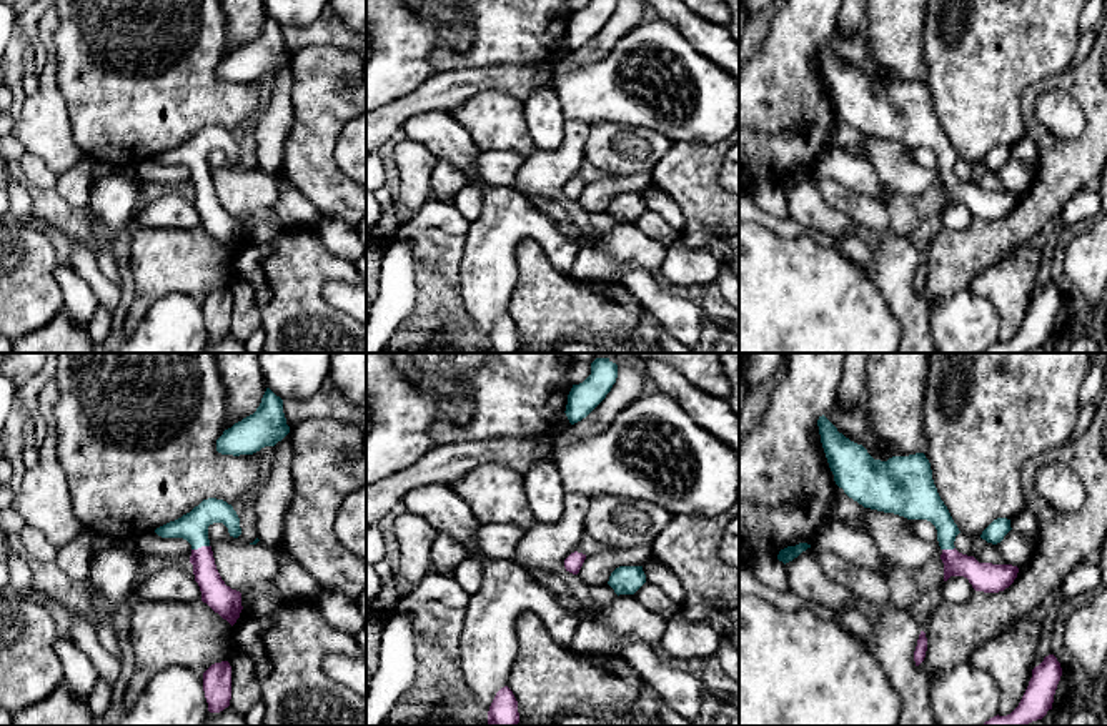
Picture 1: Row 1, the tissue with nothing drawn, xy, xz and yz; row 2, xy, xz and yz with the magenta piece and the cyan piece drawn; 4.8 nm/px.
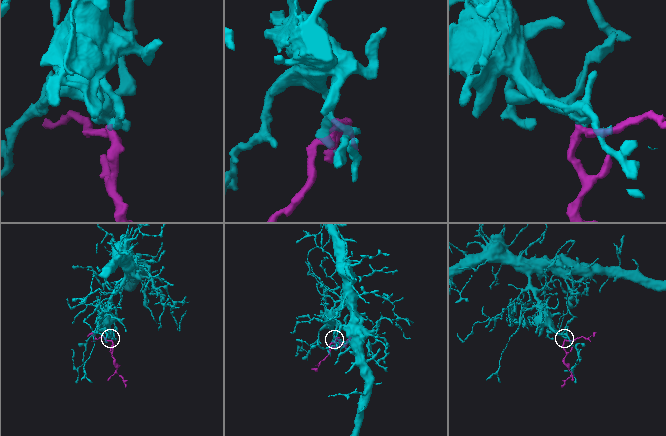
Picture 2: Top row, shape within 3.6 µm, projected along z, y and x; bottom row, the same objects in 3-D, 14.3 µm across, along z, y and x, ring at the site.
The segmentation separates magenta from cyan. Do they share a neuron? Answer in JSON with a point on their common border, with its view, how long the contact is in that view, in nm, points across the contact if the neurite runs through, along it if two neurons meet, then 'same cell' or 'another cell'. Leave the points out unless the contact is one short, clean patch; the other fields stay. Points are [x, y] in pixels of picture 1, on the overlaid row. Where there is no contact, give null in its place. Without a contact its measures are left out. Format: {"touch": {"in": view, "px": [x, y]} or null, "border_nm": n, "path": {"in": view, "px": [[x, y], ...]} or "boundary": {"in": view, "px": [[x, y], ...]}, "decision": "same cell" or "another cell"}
{"touch": {"in": "xy", "px": [202, 546]}, "border_nm": 90, "path": {"in": "xy", "px": [[215, 593], [203, 568], [202, 546], [193, 527]]}, "decision": "same cell"}

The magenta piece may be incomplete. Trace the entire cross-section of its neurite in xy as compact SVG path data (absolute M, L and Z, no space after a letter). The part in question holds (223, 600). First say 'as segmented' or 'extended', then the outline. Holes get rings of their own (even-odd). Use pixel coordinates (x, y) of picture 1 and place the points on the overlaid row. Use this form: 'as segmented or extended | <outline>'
extended | M216 498L203 500L190 513L156 528L155 533L161 538L183 538L191 544L190 563L201 601L233 626L243 609L241 593L226 586L216 569L208 540L208 526L213 523L223 523L233 538L241 535L240 518L233 506Z

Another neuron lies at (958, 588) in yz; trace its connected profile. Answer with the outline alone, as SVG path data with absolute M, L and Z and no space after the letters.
M951 576L939 586L939 589L942 601L947 603L966 603L975 591L964 576Z

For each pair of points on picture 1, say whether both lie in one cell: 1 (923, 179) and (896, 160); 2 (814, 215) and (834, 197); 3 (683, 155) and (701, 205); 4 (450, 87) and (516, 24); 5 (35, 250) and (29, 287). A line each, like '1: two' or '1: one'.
1: one
2: two
3: one
4: two
5: one

